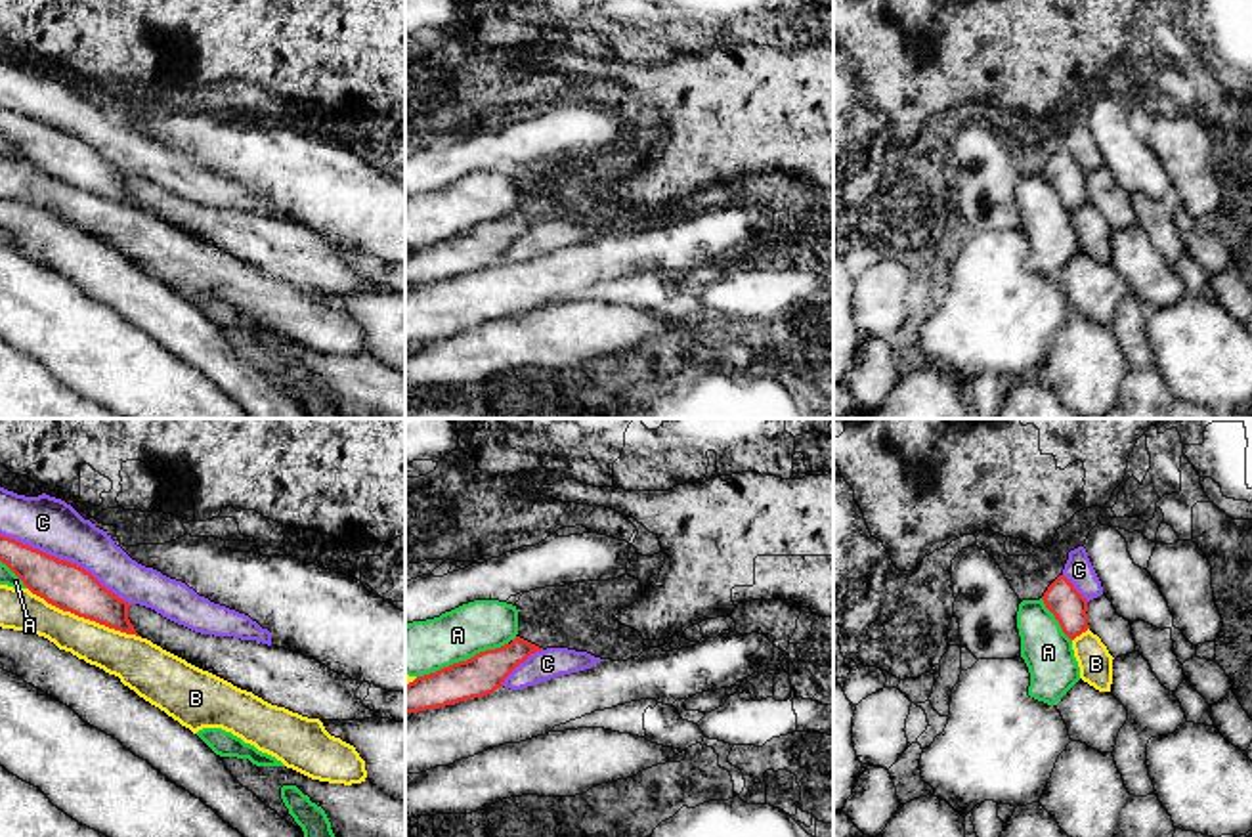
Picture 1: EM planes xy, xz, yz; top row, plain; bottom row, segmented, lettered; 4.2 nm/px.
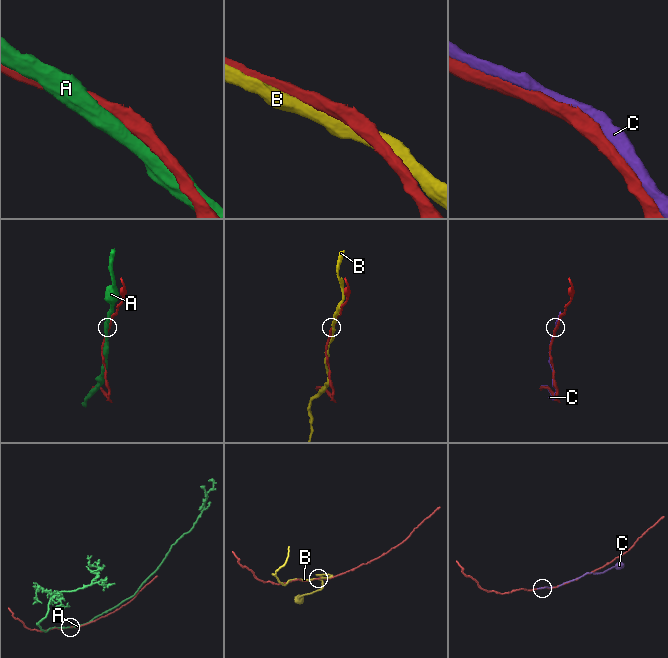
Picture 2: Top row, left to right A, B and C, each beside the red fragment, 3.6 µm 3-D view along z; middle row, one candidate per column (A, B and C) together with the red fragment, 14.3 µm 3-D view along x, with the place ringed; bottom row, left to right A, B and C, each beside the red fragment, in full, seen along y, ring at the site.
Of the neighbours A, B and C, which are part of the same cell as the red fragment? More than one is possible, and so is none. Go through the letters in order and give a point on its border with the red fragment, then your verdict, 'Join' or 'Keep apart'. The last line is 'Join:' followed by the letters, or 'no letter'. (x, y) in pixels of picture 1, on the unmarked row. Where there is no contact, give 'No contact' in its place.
A: Touches red at xz (461, 234). Keep apart
B: Touches red at xy (83, 188). Keep apart
C: Touches red at xy (65, 132). Join
Join: C

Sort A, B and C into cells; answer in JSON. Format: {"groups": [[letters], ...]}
{"groups": [["A", "B"], ["C"]]}

